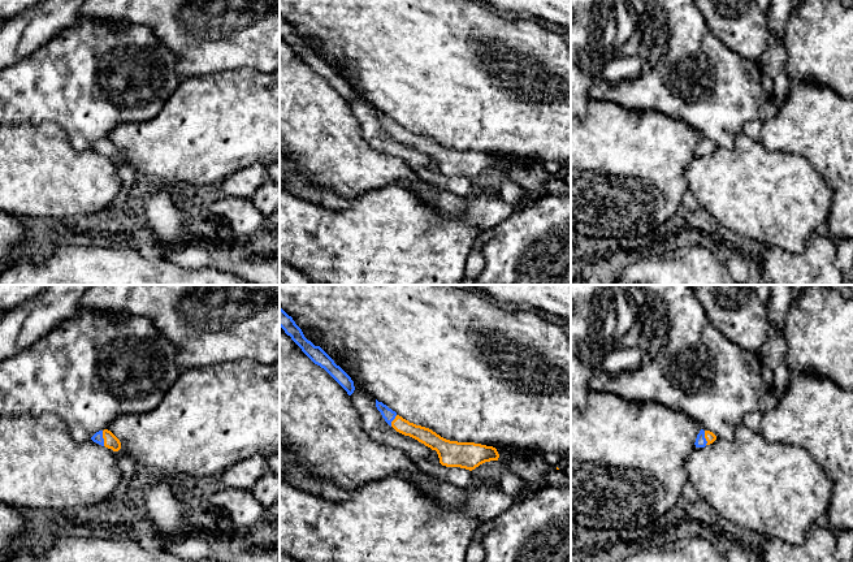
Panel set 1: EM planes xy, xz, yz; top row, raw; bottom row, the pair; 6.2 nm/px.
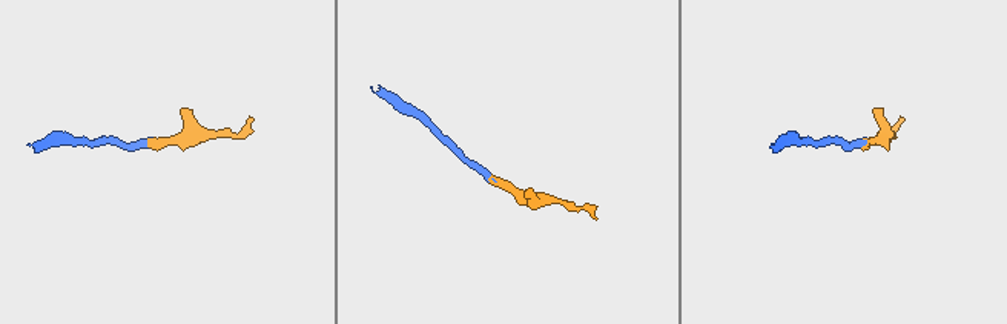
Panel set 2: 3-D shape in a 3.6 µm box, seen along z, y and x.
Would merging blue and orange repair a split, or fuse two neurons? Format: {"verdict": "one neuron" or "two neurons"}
{"verdict": "one neuron"}

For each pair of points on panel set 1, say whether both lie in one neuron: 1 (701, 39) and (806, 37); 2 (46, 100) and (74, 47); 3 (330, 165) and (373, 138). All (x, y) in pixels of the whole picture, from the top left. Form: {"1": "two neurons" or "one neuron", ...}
{"1": "two neurons", "2": "one neuron", "3": "two neurons"}

